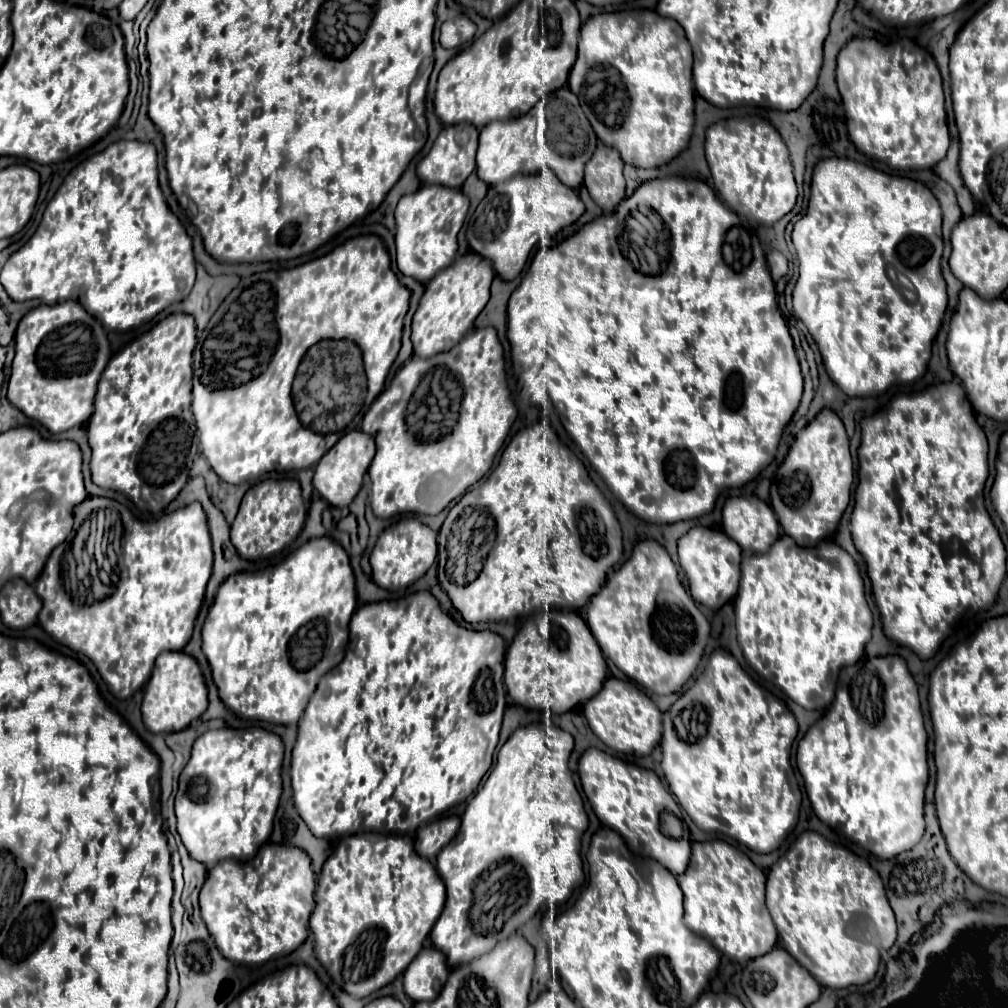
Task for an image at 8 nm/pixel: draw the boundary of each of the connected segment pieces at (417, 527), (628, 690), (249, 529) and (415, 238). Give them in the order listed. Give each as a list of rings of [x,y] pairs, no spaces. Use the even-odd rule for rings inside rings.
[[[415,518],[401,520],[397,526],[385,530],[373,552],[371,552],[371,566],[373,566],[373,582],[385,590],[401,590],[417,582],[437,560],[437,532],[429,526],[421,524]]]
[[[609,678],[601,692],[583,704],[583,714],[595,736],[609,748],[621,754],[649,756],[661,742],[661,712],[655,702],[627,680]]]
[[[263,480],[243,496],[239,514],[231,526],[231,542],[245,560],[265,558],[287,548],[301,532],[307,510],[297,480]]]
[[[425,184],[413,194],[405,194],[395,208],[395,246],[399,270],[427,284],[439,270],[451,266],[457,256],[457,234],[469,212],[469,198],[461,190]]]

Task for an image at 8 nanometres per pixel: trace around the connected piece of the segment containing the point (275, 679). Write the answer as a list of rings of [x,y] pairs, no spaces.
[[[313,538],[281,564],[261,572],[229,576],[215,596],[203,624],[203,652],[211,664],[213,680],[223,704],[241,718],[271,724],[297,724],[323,674],[345,656],[349,620],[357,608],[355,576],[343,546],[331,538]]]

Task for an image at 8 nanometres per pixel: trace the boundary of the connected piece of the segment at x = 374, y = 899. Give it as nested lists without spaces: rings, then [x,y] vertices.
[[[361,832],[341,838],[341,844],[327,858],[315,890],[315,910],[309,928],[315,938],[315,956],[325,966],[335,984],[355,998],[367,998],[393,982],[423,948],[437,914],[445,906],[445,884],[429,860],[415,854],[413,840],[407,836],[381,836]]]

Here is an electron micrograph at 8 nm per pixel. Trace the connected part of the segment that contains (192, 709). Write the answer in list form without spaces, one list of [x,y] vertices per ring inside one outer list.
[[[163,652],[153,668],[153,674],[147,682],[141,714],[143,724],[147,730],[159,734],[159,732],[181,732],[185,730],[193,720],[201,718],[201,714],[207,710],[207,686],[201,674],[199,664],[195,658],[187,656],[185,652]]]

